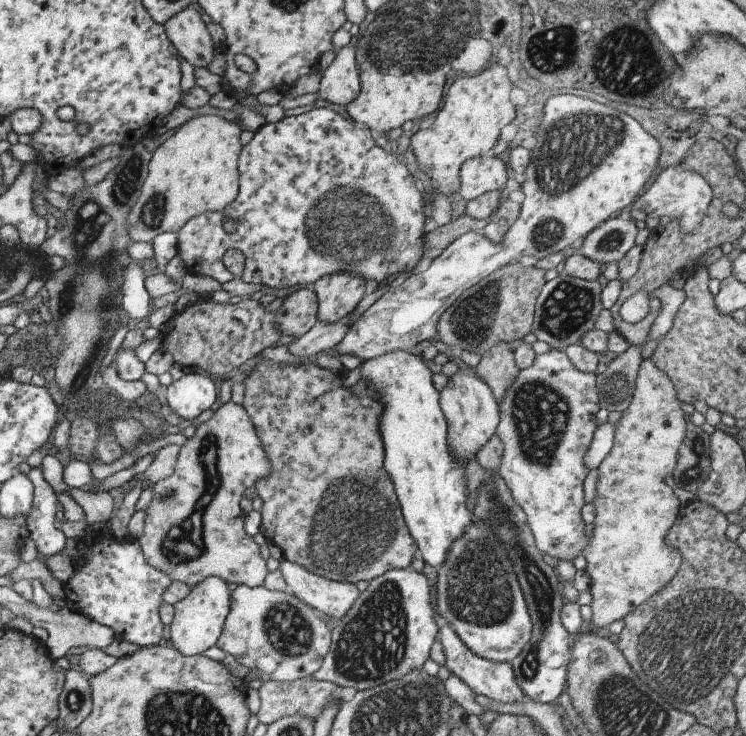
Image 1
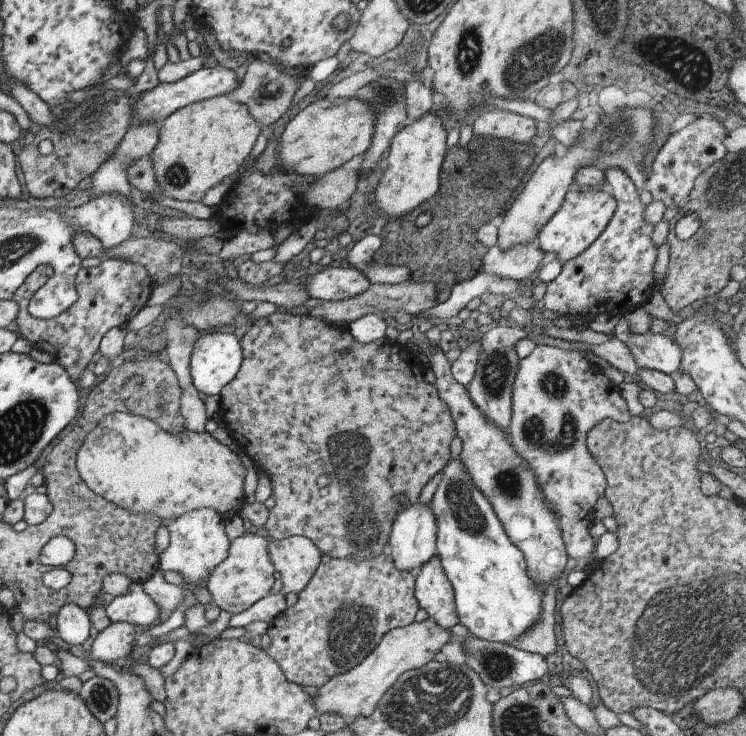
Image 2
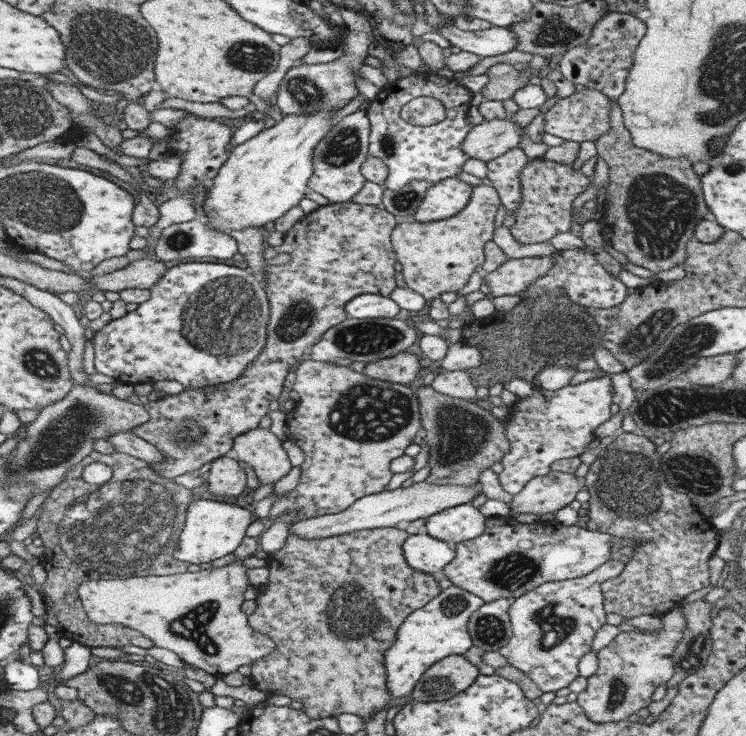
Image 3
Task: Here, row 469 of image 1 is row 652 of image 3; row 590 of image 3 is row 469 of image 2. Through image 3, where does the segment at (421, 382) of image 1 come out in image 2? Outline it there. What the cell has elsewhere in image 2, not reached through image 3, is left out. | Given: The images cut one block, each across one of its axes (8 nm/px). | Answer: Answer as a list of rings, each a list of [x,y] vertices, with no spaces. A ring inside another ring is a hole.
[[[451,456],[441,469],[441,480],[434,493],[434,498],[429,502],[431,512],[435,516],[437,538],[435,538],[436,556],[441,562],[443,574],[447,576],[452,591],[455,614],[459,623],[463,624],[469,634],[475,638],[495,642],[512,642],[521,634],[531,628],[538,620],[541,609],[541,598],[546,589],[533,582],[527,574],[527,564],[521,550],[507,538],[502,524],[493,514],[485,496],[473,486],[461,458]]]

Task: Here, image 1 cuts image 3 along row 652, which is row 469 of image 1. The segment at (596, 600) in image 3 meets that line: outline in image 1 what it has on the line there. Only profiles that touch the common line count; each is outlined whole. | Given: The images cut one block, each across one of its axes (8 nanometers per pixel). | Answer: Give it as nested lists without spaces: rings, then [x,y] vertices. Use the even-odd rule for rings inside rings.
[[[551,350],[548,353],[537,355],[533,362],[526,368],[521,369],[514,381],[510,383],[502,396],[502,399],[498,406],[499,422],[494,434],[499,437],[502,442],[502,457],[500,460],[500,469],[498,475],[504,480],[504,485],[507,486],[513,500],[522,508],[524,515],[526,516],[526,525],[529,527],[531,536],[533,537],[535,546],[545,556],[545,558],[551,562],[557,562],[561,559],[572,560],[582,554],[585,543],[590,539],[590,536],[583,536],[583,522],[581,521],[581,506],[585,504],[583,502],[583,479],[588,473],[586,466],[583,464],[582,458],[590,443],[593,431],[596,429],[594,416],[600,409],[597,403],[597,392],[595,391],[595,374],[585,373],[577,370],[569,359],[565,356],[563,351]]]

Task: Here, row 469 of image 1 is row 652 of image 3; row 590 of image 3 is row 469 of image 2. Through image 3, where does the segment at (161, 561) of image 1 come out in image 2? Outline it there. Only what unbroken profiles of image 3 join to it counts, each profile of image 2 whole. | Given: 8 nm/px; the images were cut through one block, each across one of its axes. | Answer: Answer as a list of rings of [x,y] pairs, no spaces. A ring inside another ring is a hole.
[[[112,412],[104,415],[101,420],[84,436],[83,442],[80,444],[79,450],[76,453],[76,472],[78,476],[83,480],[83,483],[94,493],[105,500],[117,504],[117,506],[123,506],[125,510],[133,512],[133,514],[141,514],[141,516],[157,516],[159,520],[175,520],[179,518],[181,514],[189,512],[189,510],[197,510],[197,508],[213,508],[217,510],[221,516],[228,517],[234,513],[237,513],[244,504],[243,498],[243,478],[245,477],[245,468],[241,464],[239,457],[231,452],[227,445],[222,445],[215,438],[211,437],[206,431],[195,432],[187,429],[183,429],[176,436],[162,430],[156,423],[151,421],[149,417],[145,417],[143,414],[131,414],[121,412]]]

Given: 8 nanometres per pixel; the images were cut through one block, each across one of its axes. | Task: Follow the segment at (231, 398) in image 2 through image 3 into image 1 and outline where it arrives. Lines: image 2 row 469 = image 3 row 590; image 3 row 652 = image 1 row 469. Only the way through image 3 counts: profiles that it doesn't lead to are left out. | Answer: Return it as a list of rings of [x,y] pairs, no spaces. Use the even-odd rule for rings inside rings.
[[[257,358],[254,362],[260,364],[256,364],[256,368],[248,377],[243,376],[244,399],[240,404],[249,415],[258,442],[270,464],[268,476],[257,479],[253,486],[257,491],[257,496],[262,500],[258,513],[260,514],[261,532],[267,542],[275,544],[281,549],[283,559],[298,564],[305,570],[330,581],[345,581],[348,583],[355,583],[358,580],[370,581],[372,578],[382,575],[385,571],[409,568],[413,552],[417,548],[403,522],[402,512],[399,510],[400,506],[390,478],[387,472],[383,470],[383,446],[381,446],[380,434],[377,432],[382,404],[372,399],[369,394],[359,395],[359,398],[356,398],[351,394],[350,389],[342,386],[340,382],[343,378],[341,376],[332,374],[316,363],[302,362],[299,366],[283,366],[283,364]]]

